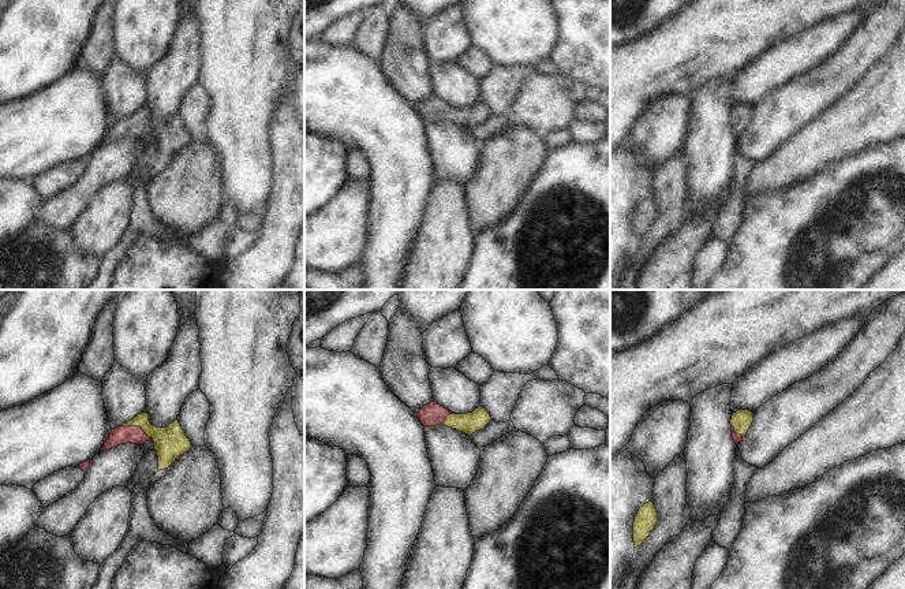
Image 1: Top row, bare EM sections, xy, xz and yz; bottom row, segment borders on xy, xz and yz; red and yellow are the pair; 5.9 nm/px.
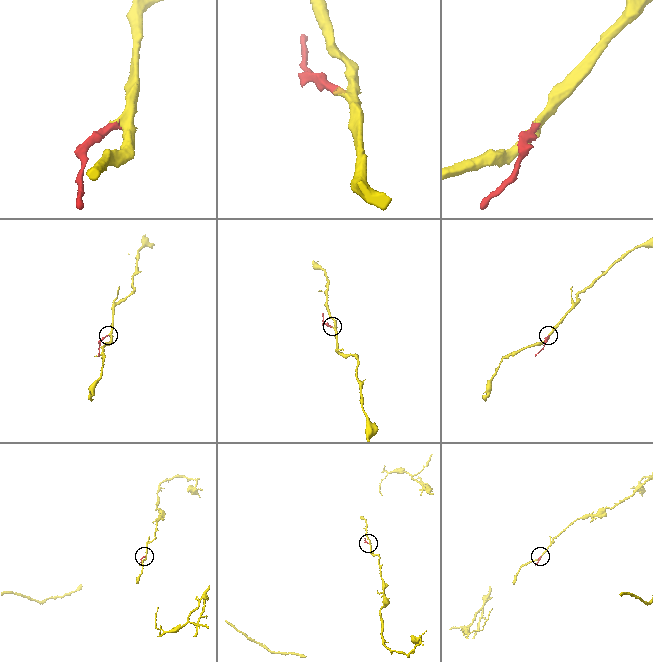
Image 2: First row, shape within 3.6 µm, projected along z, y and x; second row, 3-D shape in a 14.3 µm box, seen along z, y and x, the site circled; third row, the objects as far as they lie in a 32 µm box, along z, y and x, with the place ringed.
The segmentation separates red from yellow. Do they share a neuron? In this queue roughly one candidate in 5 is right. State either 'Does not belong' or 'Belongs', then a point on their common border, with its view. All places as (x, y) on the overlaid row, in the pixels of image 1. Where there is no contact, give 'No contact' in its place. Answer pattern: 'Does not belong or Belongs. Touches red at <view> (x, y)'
Belongs. Touches red at xy (137, 427)

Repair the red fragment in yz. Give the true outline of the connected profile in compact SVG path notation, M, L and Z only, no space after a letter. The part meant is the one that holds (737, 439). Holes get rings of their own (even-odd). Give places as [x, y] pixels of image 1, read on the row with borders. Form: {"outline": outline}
{"outline": "M737 410L733 413L730 425L732 425L732 437L736 444L743 441L743 437L747 435L748 429L753 422L753 413L749 410Z"}

